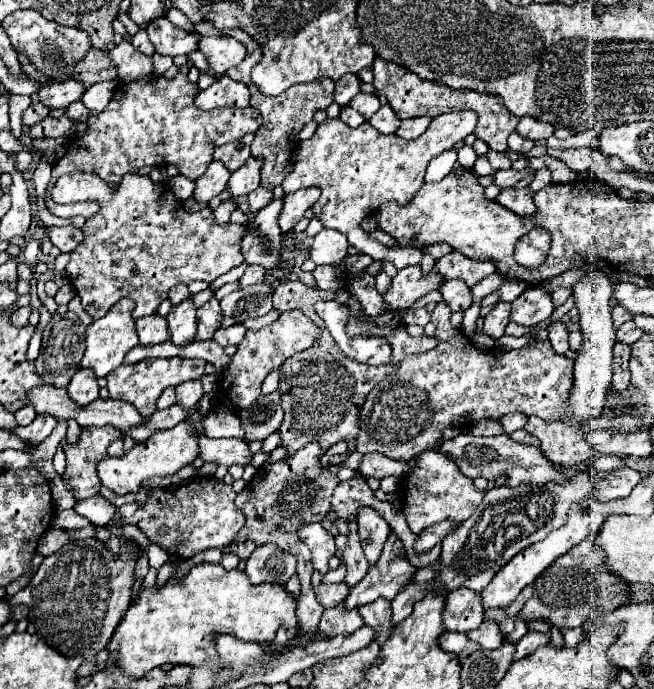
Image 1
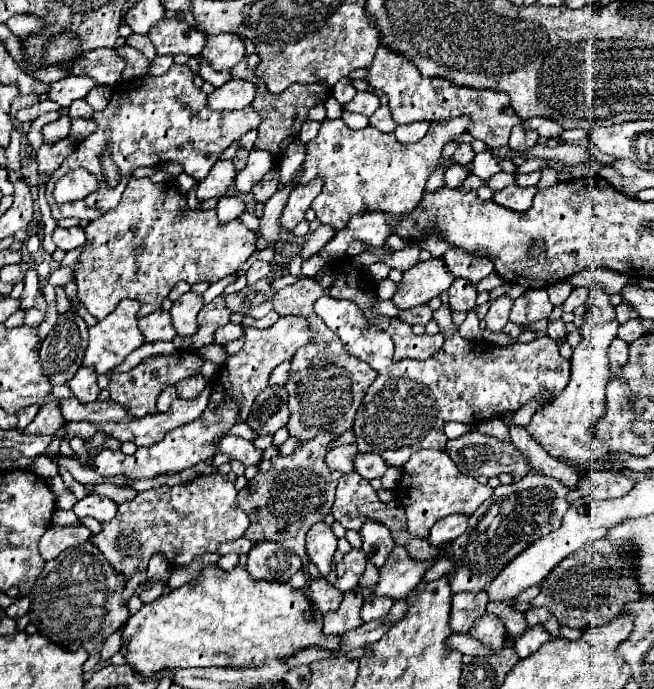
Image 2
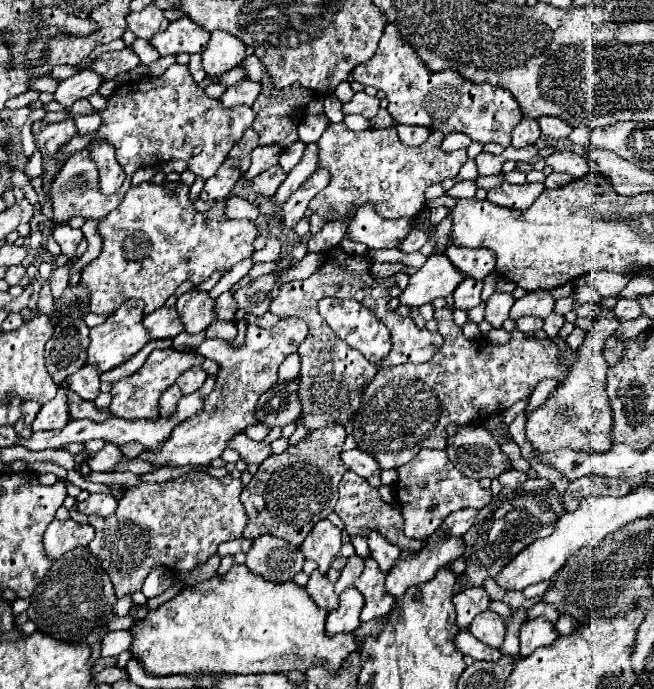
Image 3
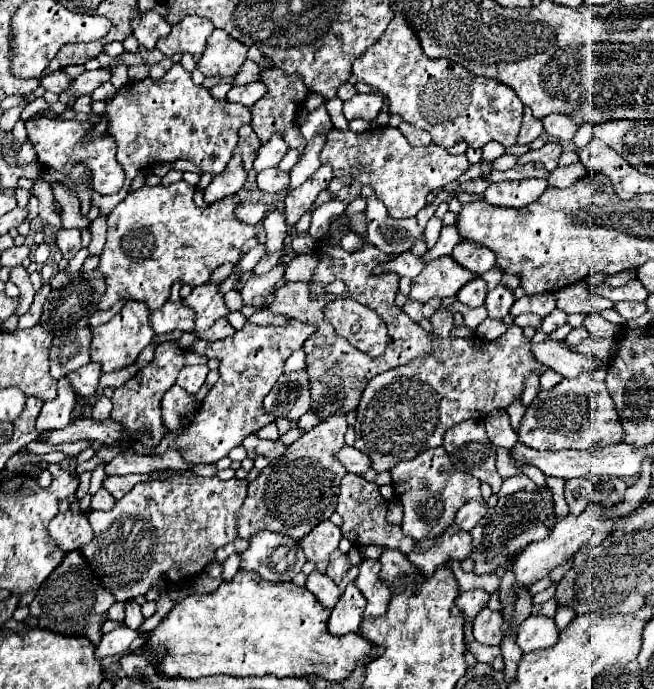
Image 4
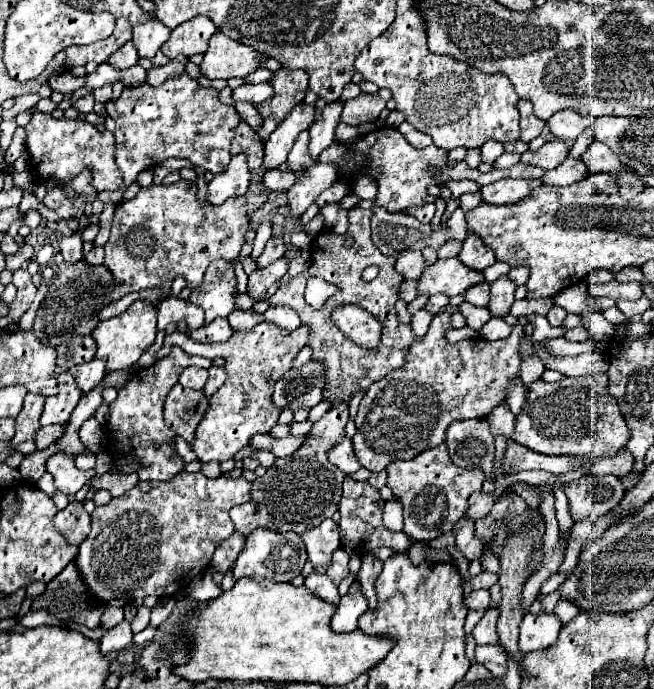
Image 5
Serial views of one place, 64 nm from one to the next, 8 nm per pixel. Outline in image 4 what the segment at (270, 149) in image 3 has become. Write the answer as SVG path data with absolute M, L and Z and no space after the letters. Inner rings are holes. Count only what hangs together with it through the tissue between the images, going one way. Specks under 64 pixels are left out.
M278 134L272 136L266 144L260 146L258 156L256 156L256 160L254 160L254 170L256 170L256 172L262 172L262 170L266 170L266 168L278 166L278 162L280 162L282 156L286 154L286 150L288 150L288 146L286 146L286 142L282 140L282 136L278 136Z

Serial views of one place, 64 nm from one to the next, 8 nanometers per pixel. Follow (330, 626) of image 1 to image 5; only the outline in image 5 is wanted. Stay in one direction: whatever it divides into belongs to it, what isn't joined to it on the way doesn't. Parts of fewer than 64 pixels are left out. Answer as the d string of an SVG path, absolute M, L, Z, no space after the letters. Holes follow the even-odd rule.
M354 582L348 590L346 596L342 596L340 604L336 606L336 614L332 616L332 630L342 634L342 632L352 632L358 628L358 618L368 610L368 604L364 600L364 594L360 592L358 582Z

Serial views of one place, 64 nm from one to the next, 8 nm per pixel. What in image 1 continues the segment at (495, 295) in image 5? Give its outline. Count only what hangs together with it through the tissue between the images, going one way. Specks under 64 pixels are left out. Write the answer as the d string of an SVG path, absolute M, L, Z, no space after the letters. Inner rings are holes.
M498 302L496 308L484 318L484 326L482 332L494 340L498 340L504 334L504 328L508 324L510 316L510 304L508 302Z

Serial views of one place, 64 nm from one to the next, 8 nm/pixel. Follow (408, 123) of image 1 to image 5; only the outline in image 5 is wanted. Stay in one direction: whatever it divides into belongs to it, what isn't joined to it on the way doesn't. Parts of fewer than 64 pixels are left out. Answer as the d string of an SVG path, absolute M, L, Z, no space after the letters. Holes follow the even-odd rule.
M402 122L402 124L398 126L398 130L402 132L402 136L404 136L414 148L426 148L426 146L432 144L432 138L430 138L428 134L424 134L424 132L412 128L408 122Z

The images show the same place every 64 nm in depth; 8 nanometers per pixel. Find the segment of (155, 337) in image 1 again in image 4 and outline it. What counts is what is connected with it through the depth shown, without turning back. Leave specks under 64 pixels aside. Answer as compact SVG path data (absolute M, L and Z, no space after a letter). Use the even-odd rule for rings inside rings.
M166 302L160 310L150 314L150 324L156 336L180 332L192 332L194 328L194 312L188 310L182 302Z

